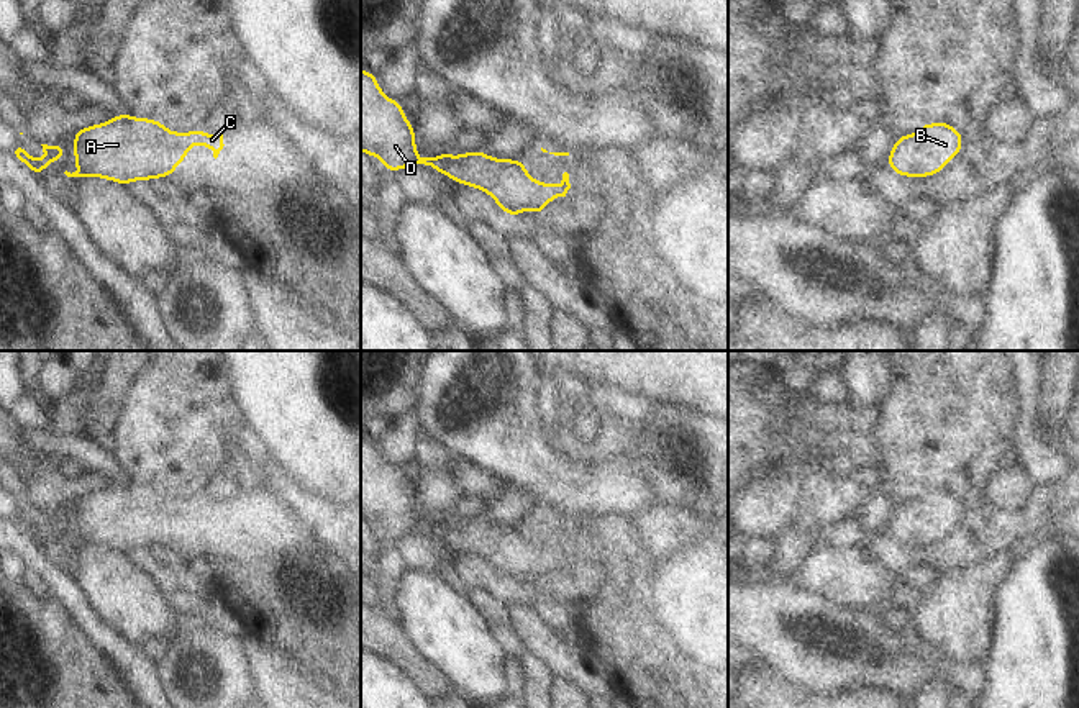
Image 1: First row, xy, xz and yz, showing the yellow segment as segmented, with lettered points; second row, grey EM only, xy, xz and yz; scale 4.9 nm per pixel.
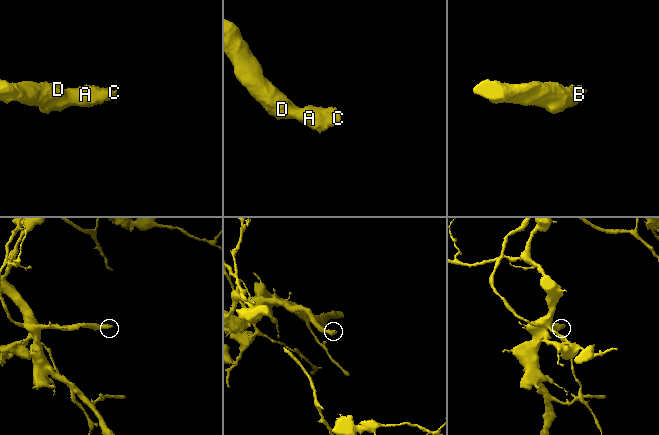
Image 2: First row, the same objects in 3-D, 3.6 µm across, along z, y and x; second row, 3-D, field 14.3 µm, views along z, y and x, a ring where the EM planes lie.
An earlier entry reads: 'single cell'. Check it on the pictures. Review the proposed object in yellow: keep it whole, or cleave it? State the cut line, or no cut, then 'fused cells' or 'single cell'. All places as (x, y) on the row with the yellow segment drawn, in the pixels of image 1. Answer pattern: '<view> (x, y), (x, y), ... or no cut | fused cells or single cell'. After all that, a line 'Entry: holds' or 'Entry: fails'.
no cut | single cell
Entry: holds

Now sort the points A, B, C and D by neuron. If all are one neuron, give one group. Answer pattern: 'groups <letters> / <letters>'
groups A B C D

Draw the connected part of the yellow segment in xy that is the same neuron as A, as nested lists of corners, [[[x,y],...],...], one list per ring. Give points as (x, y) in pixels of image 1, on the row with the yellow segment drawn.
[[[120,113],[100,125],[75,133],[75,172],[67,177],[97,177],[128,187],[134,180],[172,177],[189,156],[187,149],[202,143],[216,159],[223,134],[207,134],[202,128],[189,133],[171,131],[154,118]]]

